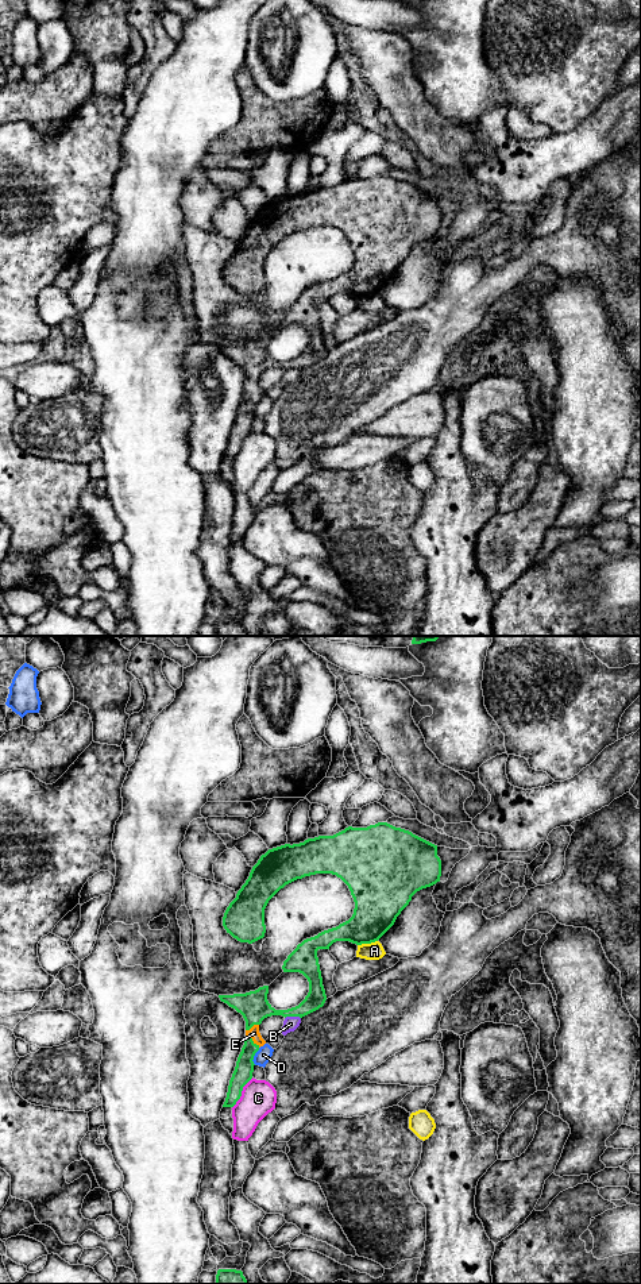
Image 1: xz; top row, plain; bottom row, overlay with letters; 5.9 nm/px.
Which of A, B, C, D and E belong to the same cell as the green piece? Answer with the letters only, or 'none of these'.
E

